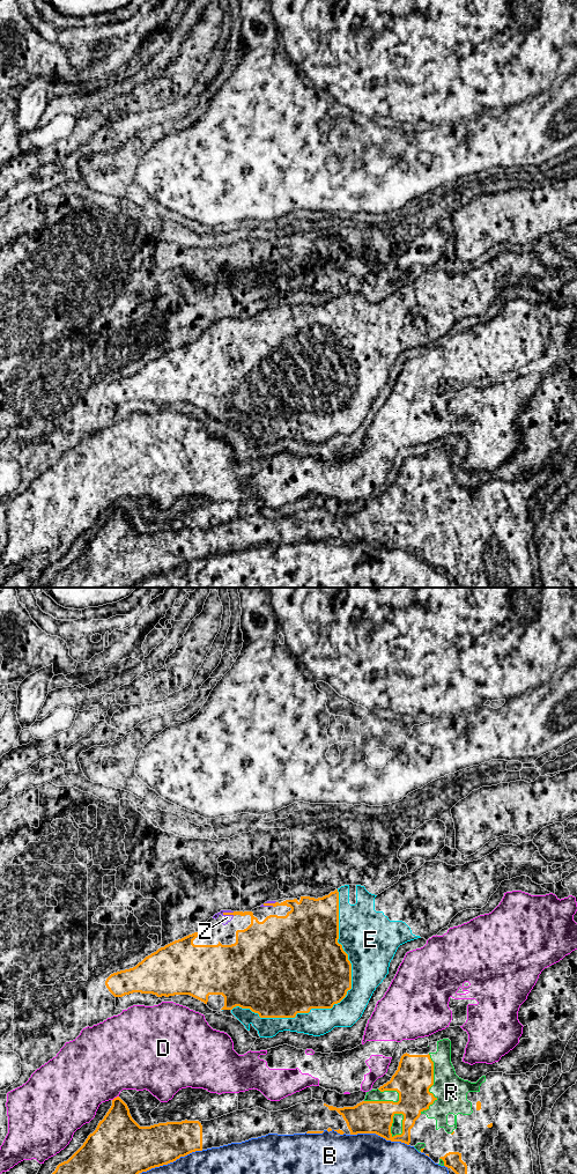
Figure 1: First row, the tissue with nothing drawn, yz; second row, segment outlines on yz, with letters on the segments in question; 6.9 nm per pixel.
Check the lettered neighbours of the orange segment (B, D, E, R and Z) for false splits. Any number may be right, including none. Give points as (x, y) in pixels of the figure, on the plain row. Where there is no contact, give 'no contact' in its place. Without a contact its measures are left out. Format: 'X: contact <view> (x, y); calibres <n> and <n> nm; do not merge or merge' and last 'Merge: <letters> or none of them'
B: contact yz (171, 569); calibres 320 and 400 nm; merge
D: contact yz (115, 506); calibres 300 and 480 nm; do not merge
E: contact yz (341, 407); calibres 480 and 220 nm; merge
R: contact yz (433, 492); calibres 260 and 220 nm; merge
Z: contact yz (228, 320); calibres 190 and 50 nm; merge
Merge: B, E, R, Z

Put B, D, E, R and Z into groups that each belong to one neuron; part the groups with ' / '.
B E R Z / D

